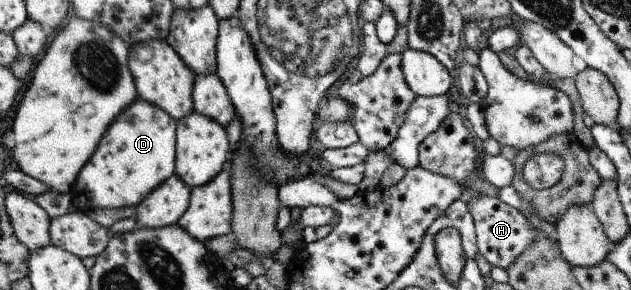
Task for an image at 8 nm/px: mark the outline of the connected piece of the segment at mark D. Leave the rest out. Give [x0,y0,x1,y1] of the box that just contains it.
[72,97,176,211]

